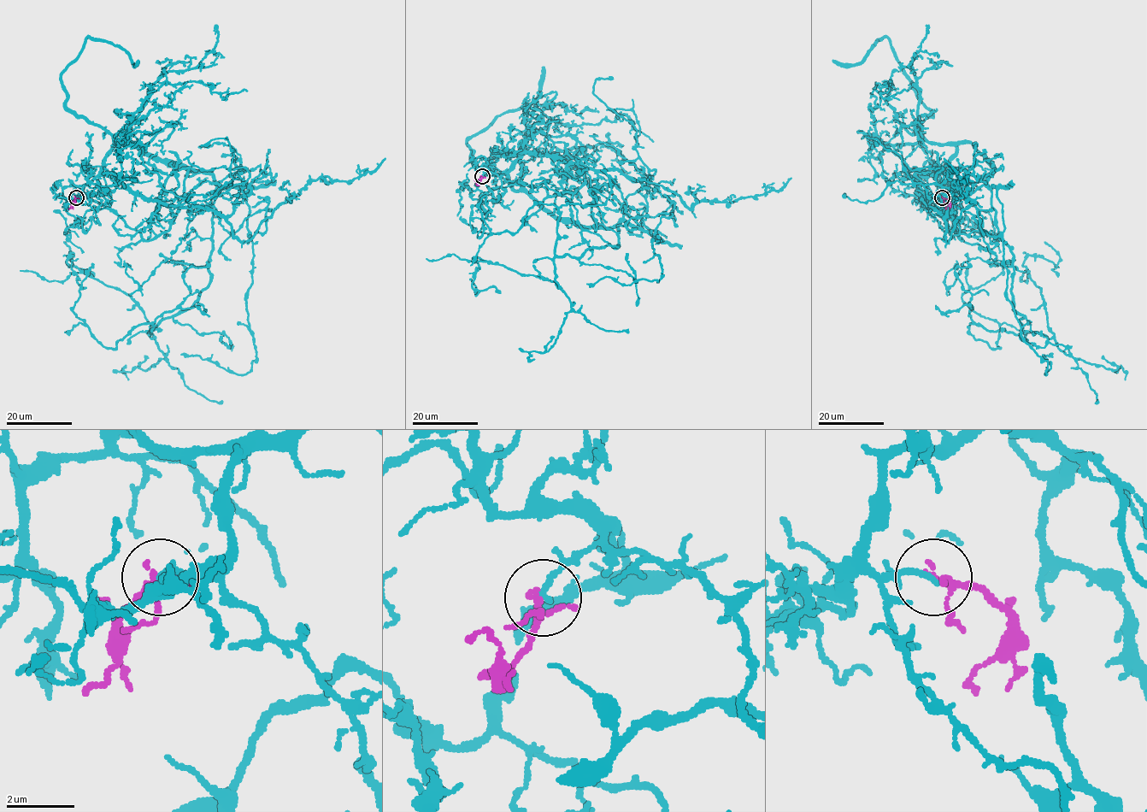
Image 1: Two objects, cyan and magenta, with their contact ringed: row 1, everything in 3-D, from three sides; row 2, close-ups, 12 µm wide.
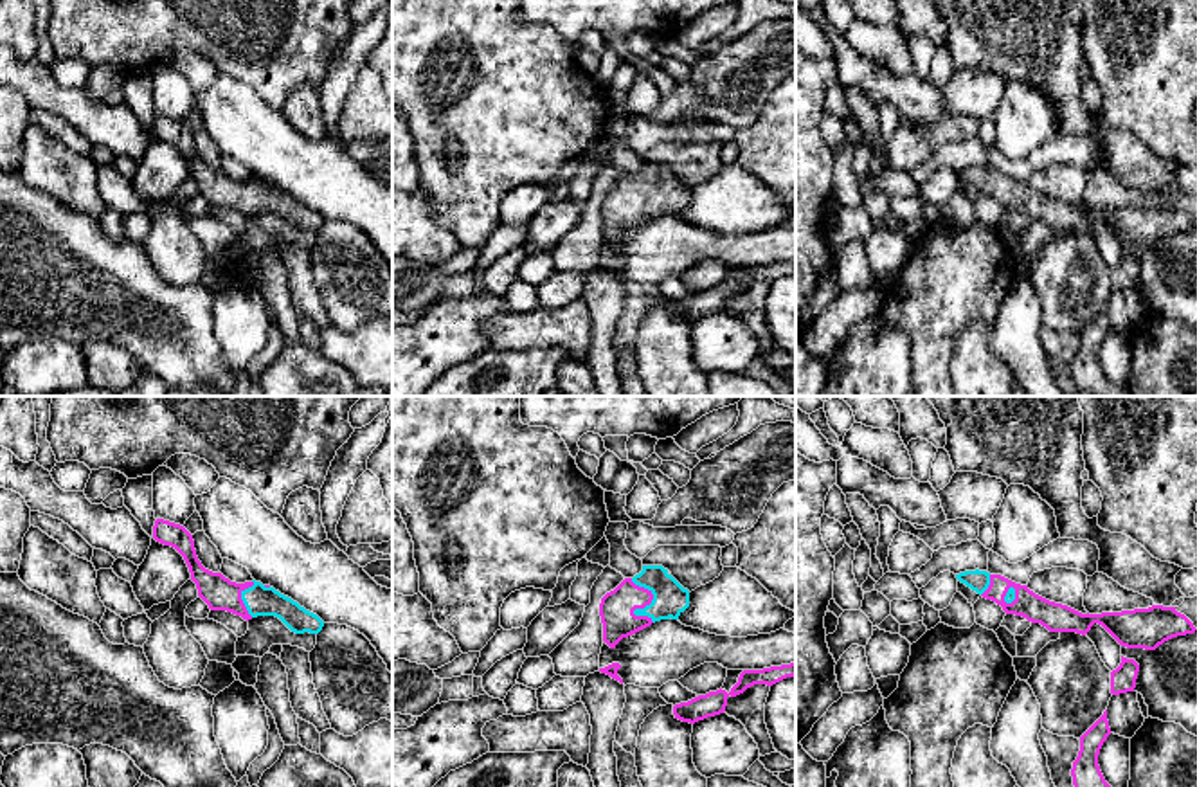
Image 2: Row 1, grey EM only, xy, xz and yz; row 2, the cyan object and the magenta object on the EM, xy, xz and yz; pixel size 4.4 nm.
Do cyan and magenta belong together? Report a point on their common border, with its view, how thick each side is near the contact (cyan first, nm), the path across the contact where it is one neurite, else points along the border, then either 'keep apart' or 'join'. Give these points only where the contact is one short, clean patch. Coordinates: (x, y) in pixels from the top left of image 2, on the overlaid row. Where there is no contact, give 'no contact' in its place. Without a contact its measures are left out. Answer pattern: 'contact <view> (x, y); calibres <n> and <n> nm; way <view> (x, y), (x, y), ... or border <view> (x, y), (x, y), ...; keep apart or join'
contact xz (647, 606); calibres 160 and 160 nm; way xz (670, 598), (654, 598), (647, 606), (616, 609); join

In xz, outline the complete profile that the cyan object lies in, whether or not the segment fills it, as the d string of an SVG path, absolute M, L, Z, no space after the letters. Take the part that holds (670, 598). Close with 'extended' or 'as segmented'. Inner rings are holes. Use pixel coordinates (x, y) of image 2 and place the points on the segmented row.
M643 565L634 578L625 578L599 603L603 641L616 645L655 621L679 620L689 607L689 591L684 589L662 565Z; extended

